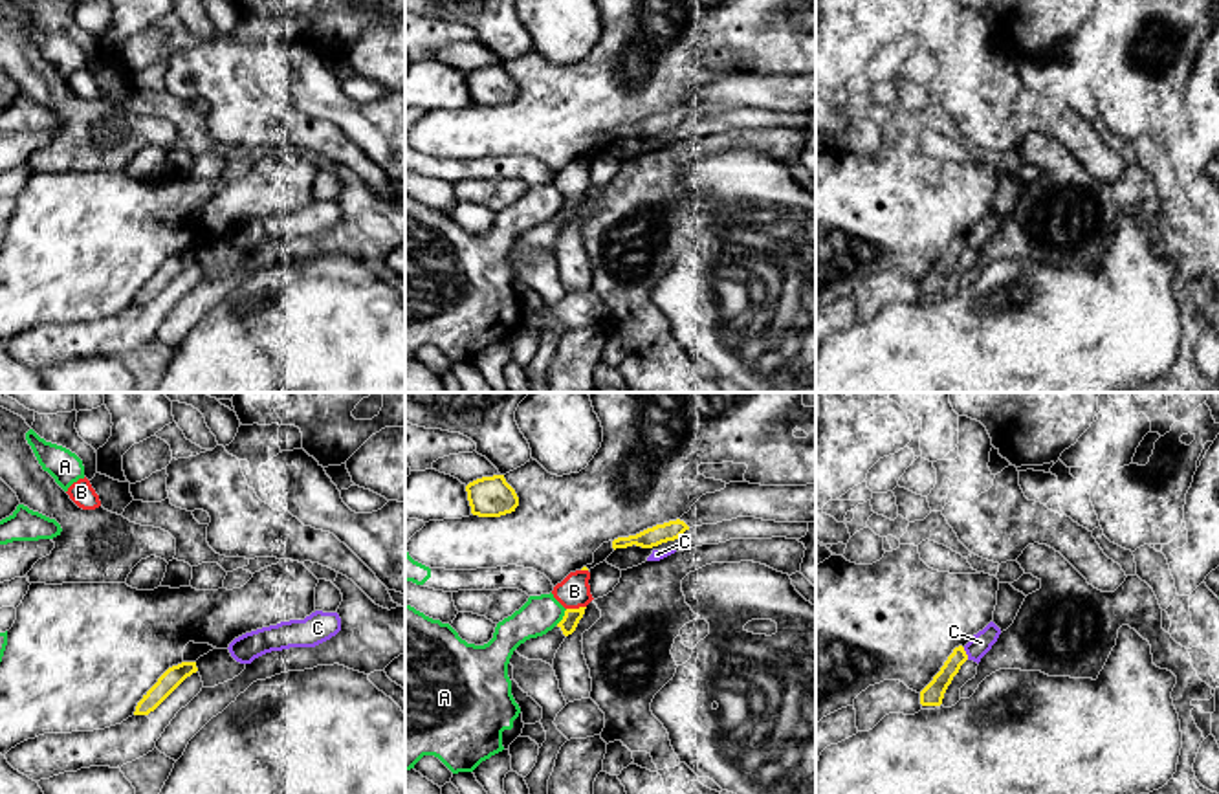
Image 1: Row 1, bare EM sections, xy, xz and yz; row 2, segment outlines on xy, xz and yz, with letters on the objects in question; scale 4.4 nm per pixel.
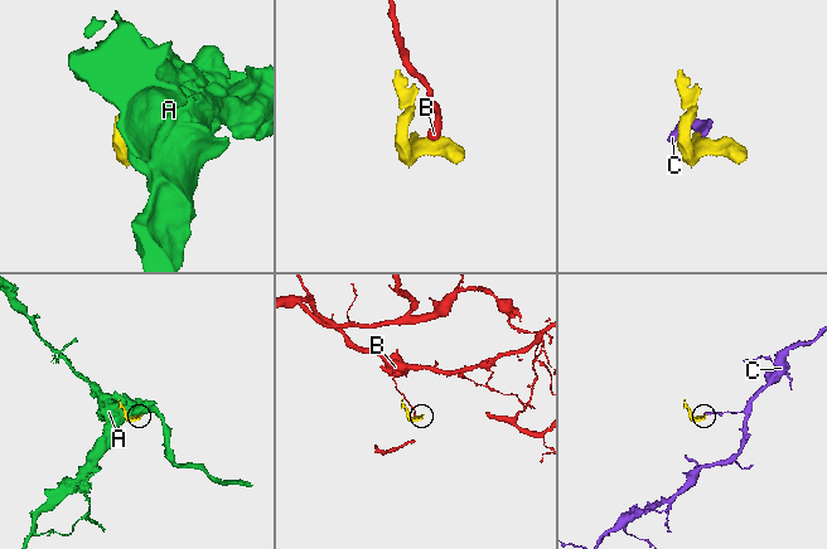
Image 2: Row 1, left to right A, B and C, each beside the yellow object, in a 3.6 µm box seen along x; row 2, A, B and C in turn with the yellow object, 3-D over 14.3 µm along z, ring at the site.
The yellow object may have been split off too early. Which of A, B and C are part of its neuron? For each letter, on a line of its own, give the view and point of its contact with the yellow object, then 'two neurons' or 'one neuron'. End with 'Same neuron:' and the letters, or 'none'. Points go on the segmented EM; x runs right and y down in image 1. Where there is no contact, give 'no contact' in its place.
A: meets yellow in xz at (563, 617); two neurons
B: meets yellow in xz at (576, 609); two neurons
C: meets yellow in yz at (965, 653); two neurons
Same neuron: none

